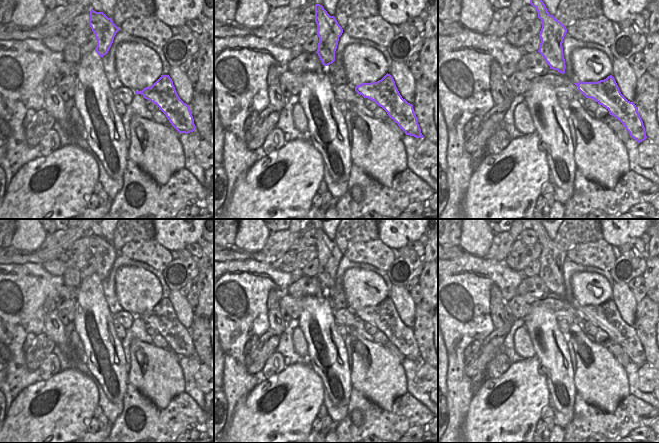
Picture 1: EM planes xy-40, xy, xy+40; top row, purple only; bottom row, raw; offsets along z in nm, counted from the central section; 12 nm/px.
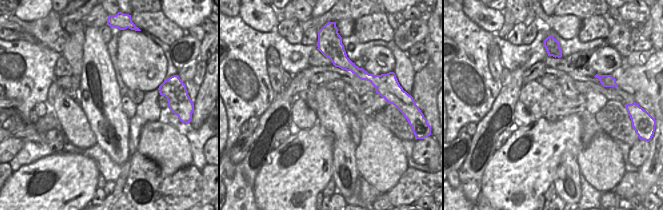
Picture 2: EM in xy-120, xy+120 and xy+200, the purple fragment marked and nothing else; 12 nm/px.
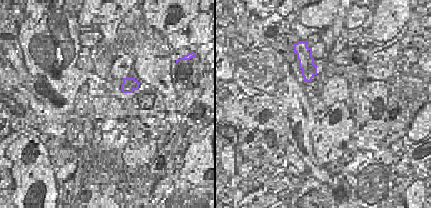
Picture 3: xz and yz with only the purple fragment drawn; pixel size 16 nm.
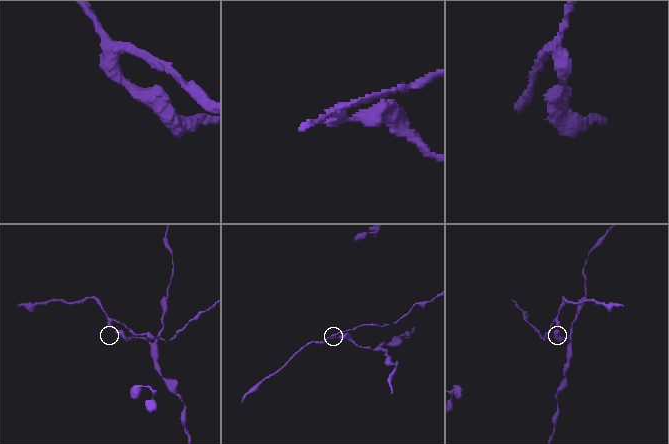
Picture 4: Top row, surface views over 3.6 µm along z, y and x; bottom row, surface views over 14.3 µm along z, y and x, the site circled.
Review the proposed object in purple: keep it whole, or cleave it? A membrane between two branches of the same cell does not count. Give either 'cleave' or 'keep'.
cleave

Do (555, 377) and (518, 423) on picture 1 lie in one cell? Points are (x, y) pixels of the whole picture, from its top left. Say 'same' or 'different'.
different

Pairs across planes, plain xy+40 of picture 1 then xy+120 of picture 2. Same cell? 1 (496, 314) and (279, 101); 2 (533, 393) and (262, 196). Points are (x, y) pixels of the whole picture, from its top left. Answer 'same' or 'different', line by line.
1: different
2: same

